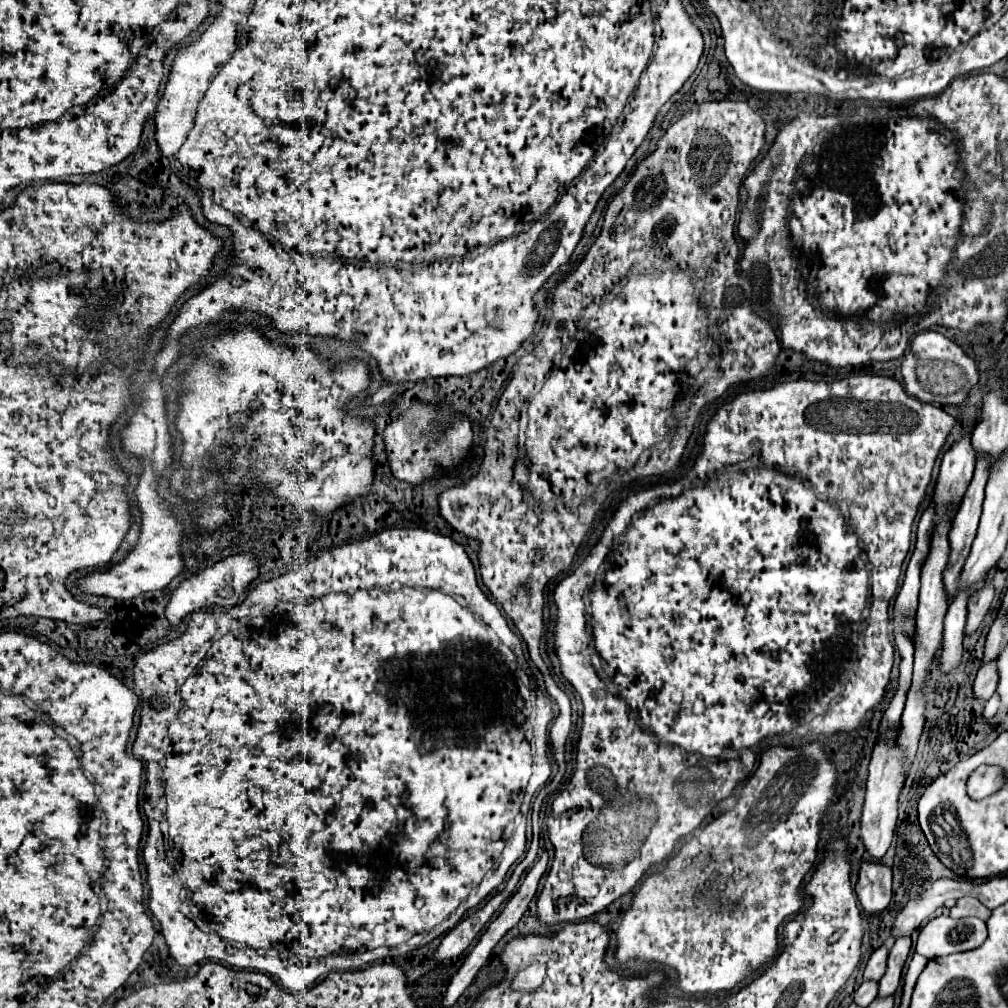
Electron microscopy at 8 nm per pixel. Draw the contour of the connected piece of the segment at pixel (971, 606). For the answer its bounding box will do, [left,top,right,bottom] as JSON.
[966,582,994,632]

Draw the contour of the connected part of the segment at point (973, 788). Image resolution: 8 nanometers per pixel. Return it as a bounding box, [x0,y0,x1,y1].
[968,766,1004,800]

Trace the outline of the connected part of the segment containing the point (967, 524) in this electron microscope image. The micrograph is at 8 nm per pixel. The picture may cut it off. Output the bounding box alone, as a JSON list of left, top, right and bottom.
[944,456,990,598]

